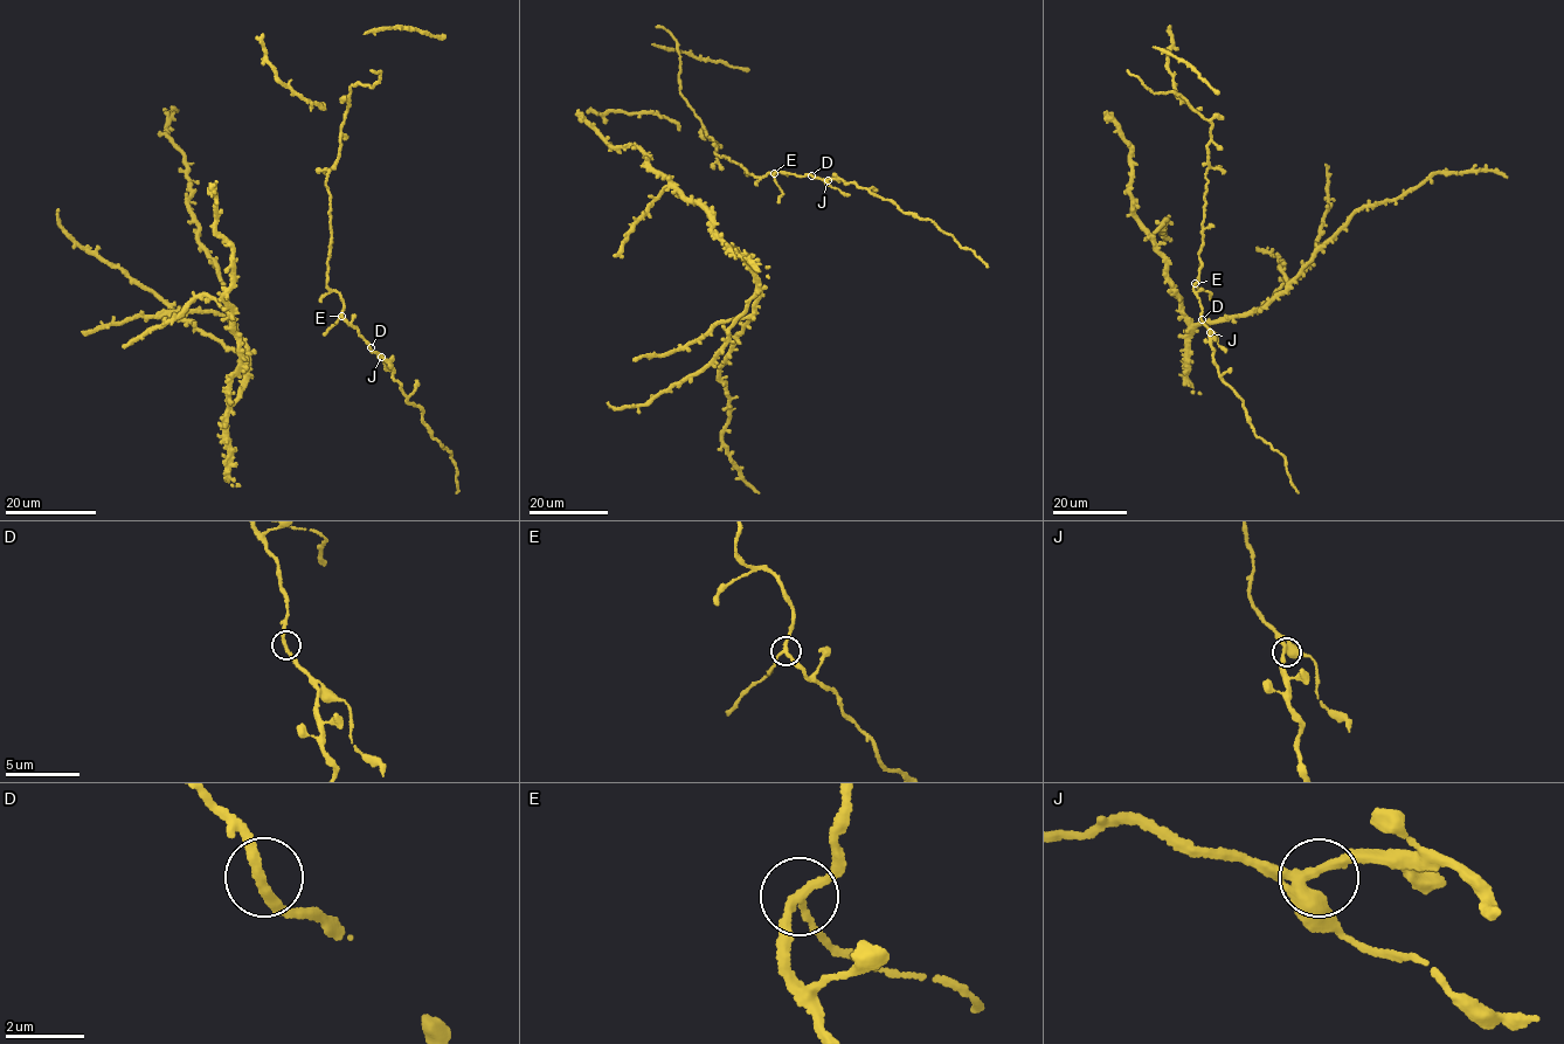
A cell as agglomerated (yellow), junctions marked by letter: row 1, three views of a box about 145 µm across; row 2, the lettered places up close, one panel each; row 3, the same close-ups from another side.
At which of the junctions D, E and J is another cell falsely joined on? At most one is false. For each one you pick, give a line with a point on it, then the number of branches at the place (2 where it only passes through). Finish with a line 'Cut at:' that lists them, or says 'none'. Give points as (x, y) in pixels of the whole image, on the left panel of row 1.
Cut at: none

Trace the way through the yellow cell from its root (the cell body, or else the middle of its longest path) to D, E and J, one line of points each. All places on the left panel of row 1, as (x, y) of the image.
D: (324, 334), (341, 318), (358, 330), (371, 347)
E: (324, 334), (341, 316)
J: (324, 334), (341, 318), (381, 357)

